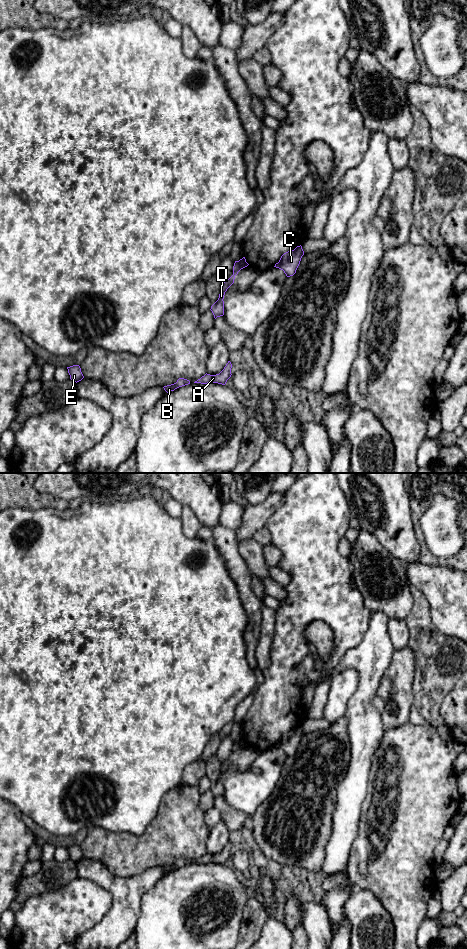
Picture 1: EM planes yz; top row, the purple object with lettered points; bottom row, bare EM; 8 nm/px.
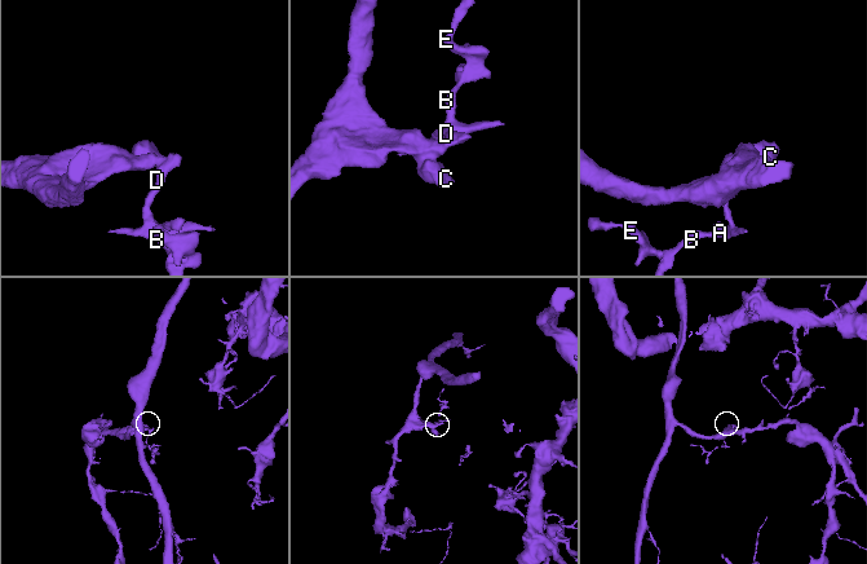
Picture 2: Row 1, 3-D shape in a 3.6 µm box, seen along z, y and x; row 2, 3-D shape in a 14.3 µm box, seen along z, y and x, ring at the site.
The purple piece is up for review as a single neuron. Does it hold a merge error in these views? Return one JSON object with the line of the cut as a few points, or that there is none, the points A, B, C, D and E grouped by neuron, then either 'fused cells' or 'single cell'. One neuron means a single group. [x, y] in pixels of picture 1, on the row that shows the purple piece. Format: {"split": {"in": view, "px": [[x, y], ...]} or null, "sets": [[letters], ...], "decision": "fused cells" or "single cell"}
{"split": {"in": "yz", "px": [[236, 261], [240, 269]]}, "sets": [["A", "B", "D", "E"], ["C"]], "decision": "fused cells"}

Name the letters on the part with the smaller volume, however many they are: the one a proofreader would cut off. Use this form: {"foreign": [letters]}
{"foreign": ["A", "B", "D", "E"]}

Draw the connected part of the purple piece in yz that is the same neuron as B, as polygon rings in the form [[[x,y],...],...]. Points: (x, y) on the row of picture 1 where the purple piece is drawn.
[[[179,378],[176,383],[164,386],[164,390],[169,393],[175,389],[190,384],[190,381],[184,378]]]

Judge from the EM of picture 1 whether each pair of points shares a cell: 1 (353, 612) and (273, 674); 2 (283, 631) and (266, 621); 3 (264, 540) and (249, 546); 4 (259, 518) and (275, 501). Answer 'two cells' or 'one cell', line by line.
1: one cell
2: two cells
3: two cells
4: one cell

